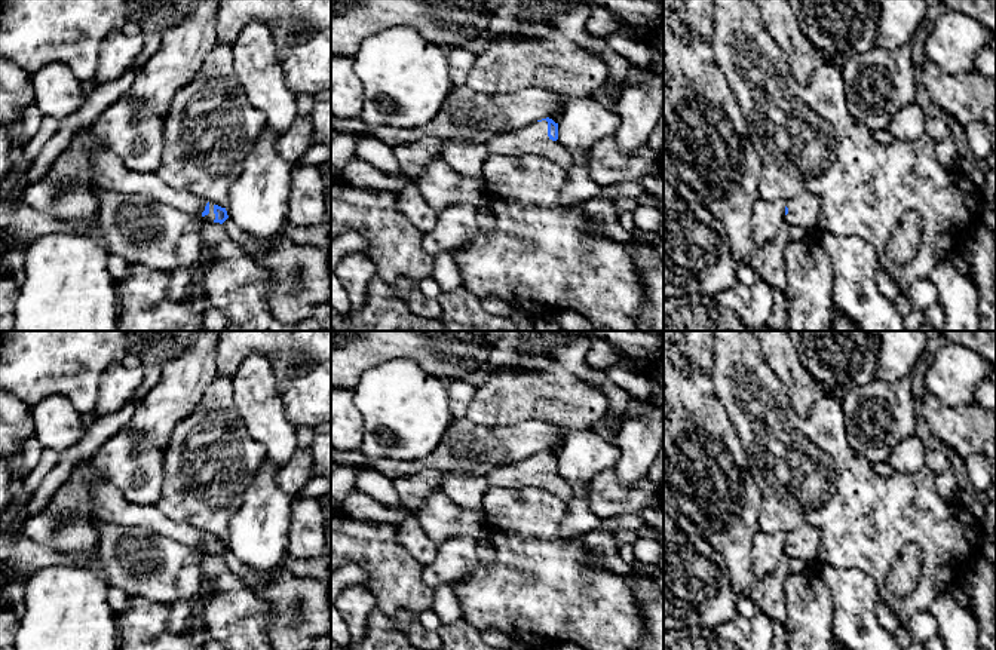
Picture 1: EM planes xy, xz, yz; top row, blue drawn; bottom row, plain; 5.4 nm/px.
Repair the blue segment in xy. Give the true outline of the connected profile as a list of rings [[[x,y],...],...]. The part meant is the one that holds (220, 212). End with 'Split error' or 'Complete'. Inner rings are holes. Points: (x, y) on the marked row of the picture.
[[[211,202],[206,203],[205,211],[202,212],[202,217],[197,218],[203,223],[220,223],[223,224],[229,218],[226,208],[221,208],[218,205],[214,205]]]. Split error

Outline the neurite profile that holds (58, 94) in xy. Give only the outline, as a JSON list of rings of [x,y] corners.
[[[62,62],[47,64],[33,77],[36,104],[43,116],[62,120],[83,105],[82,82]]]

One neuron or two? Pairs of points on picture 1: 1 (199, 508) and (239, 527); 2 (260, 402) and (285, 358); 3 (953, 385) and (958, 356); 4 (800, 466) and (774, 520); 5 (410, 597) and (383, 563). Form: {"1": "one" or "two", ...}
{"1": "two", "2": "two", "3": "one", "4": "one", "5": "one"}

